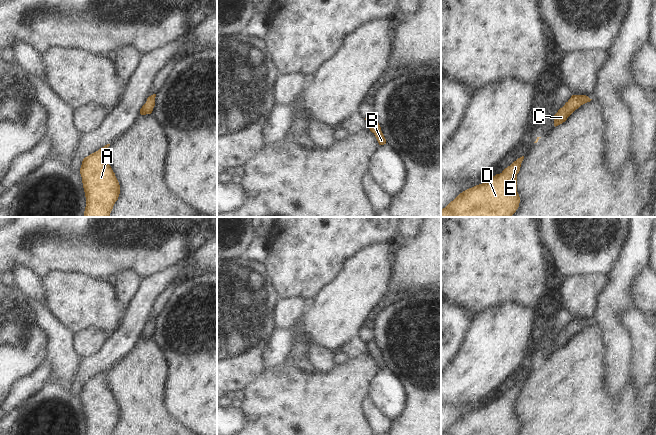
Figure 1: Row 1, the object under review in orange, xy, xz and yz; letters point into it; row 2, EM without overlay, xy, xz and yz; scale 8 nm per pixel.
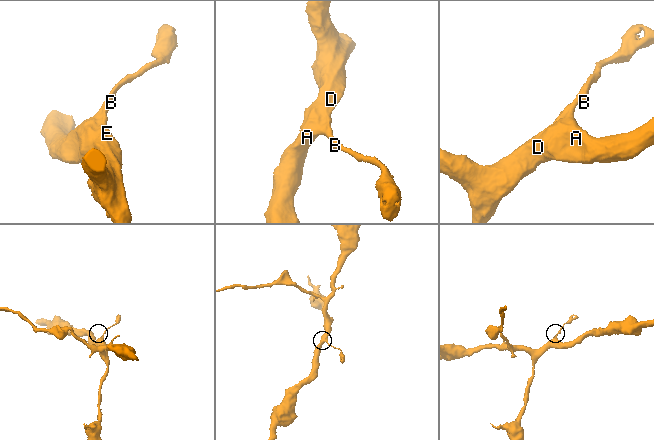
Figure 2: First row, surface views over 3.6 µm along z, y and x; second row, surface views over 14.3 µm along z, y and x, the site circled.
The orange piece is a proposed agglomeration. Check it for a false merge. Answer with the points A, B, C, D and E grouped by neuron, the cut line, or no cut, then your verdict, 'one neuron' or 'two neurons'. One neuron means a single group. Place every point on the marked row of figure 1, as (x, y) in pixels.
A B C D E | no cut | one neuron

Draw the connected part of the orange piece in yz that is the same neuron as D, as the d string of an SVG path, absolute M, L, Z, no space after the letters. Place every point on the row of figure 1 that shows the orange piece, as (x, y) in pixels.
M524 156L500 174L460 193L441 210L441 217L512 217L519 207L517 174Z

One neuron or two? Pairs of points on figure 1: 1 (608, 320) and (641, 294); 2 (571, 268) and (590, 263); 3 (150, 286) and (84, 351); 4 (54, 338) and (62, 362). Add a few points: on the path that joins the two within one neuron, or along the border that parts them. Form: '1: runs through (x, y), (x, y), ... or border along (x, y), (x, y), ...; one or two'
1: border along (637, 277), (632, 285), (632, 301), (635, 307); two
2: runs through (576, 263), (585, 263); one
3: border along (109, 335), (94, 354); two
4: runs through (60, 344), (61, 356); one

